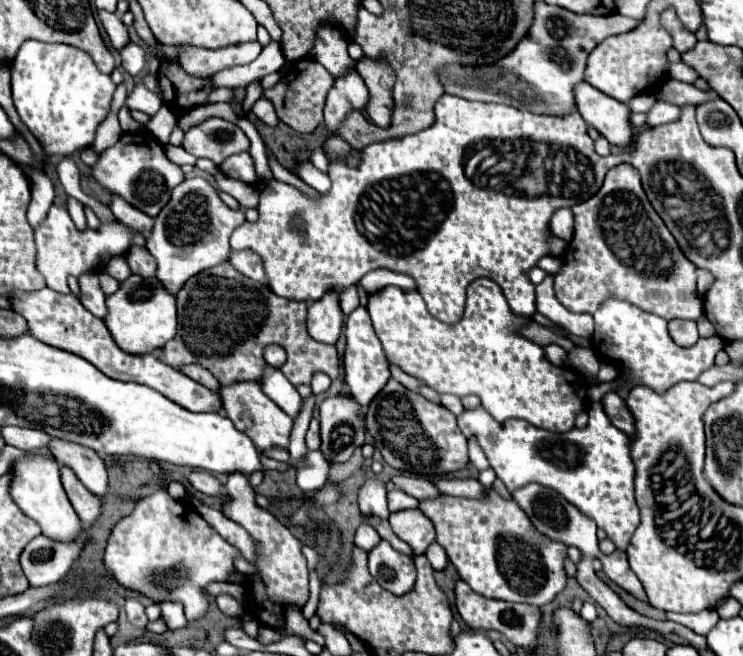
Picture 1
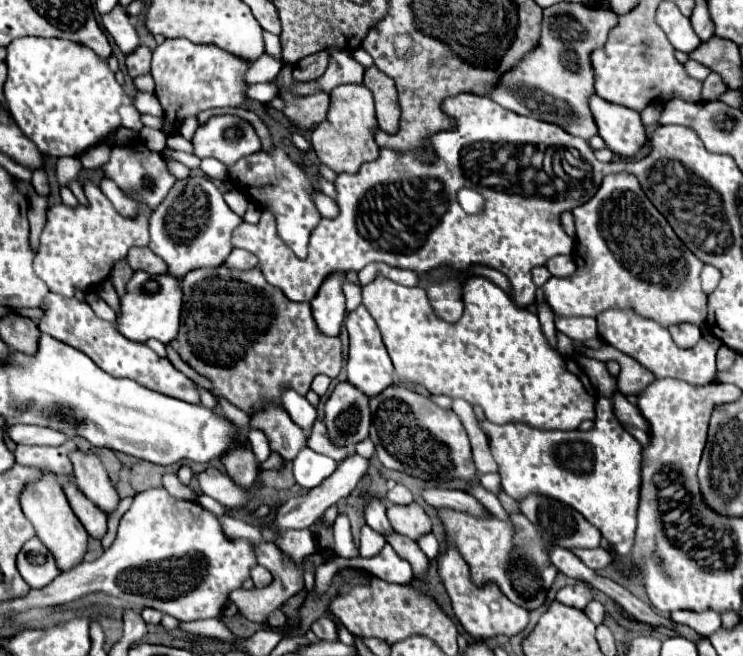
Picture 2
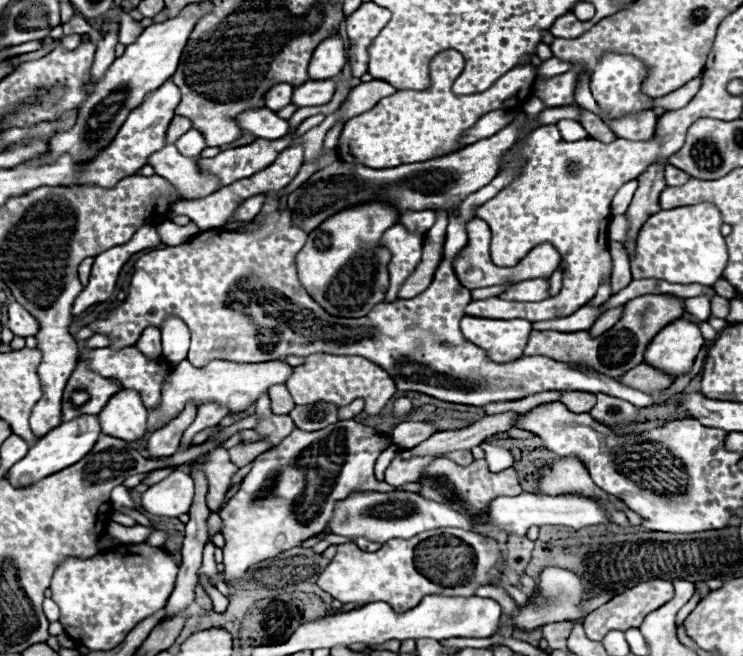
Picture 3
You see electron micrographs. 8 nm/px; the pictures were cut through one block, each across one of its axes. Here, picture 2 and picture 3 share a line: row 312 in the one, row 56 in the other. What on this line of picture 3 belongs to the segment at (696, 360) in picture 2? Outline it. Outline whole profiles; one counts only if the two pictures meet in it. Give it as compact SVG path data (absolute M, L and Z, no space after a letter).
M606 52L602 60L598 62L598 68L594 70L590 78L590 90L594 94L594 100L602 108L602 112L608 114L608 118L622 118L626 114L638 114L644 110L652 110L652 96L642 96L642 80L646 80L646 64L636 60L636 56L630 54L618 54L618 52Z

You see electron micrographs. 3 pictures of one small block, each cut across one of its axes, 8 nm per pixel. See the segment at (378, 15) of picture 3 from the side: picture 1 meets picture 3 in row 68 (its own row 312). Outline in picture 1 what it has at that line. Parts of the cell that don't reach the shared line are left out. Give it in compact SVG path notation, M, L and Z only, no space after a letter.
M356 308L348 320L346 320L346 350L344 350L344 370L346 370L346 384L350 388L350 394L354 400L358 400L362 406L368 406L372 398L382 390L382 386L390 378L386 354L382 350L382 344L372 328L370 316L366 308Z

